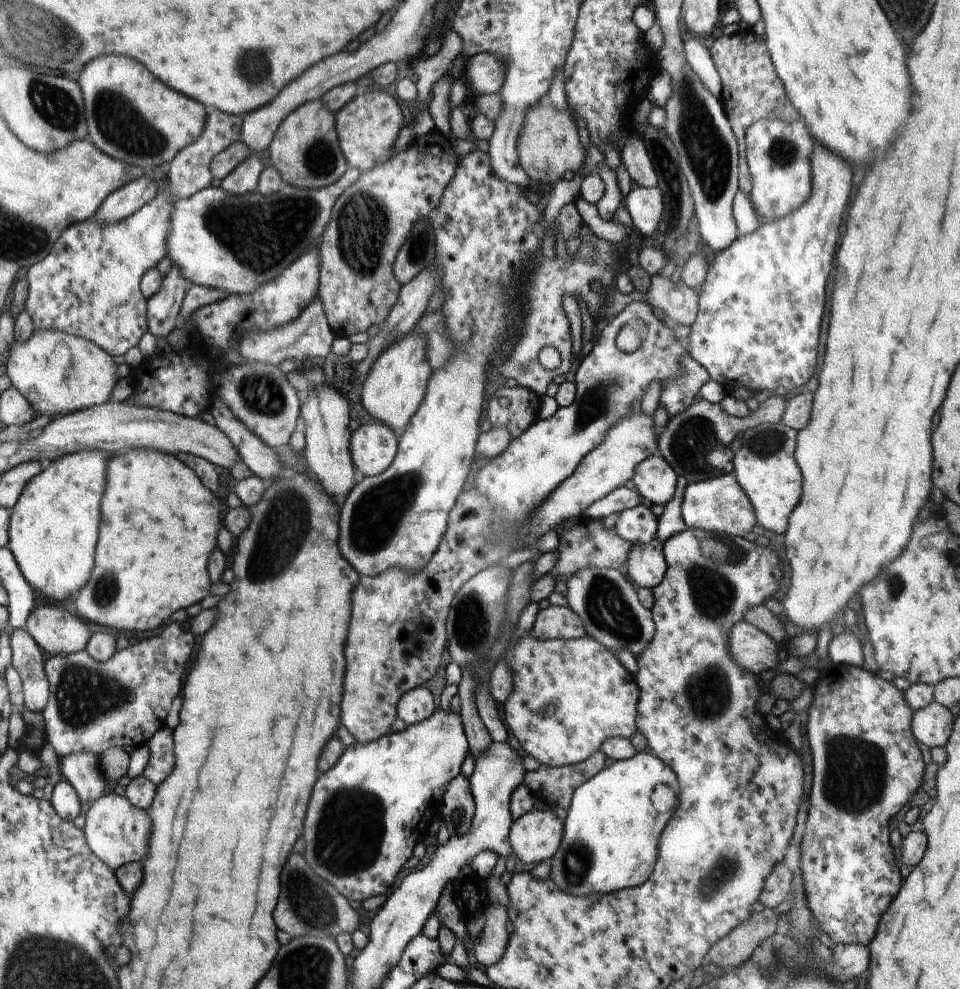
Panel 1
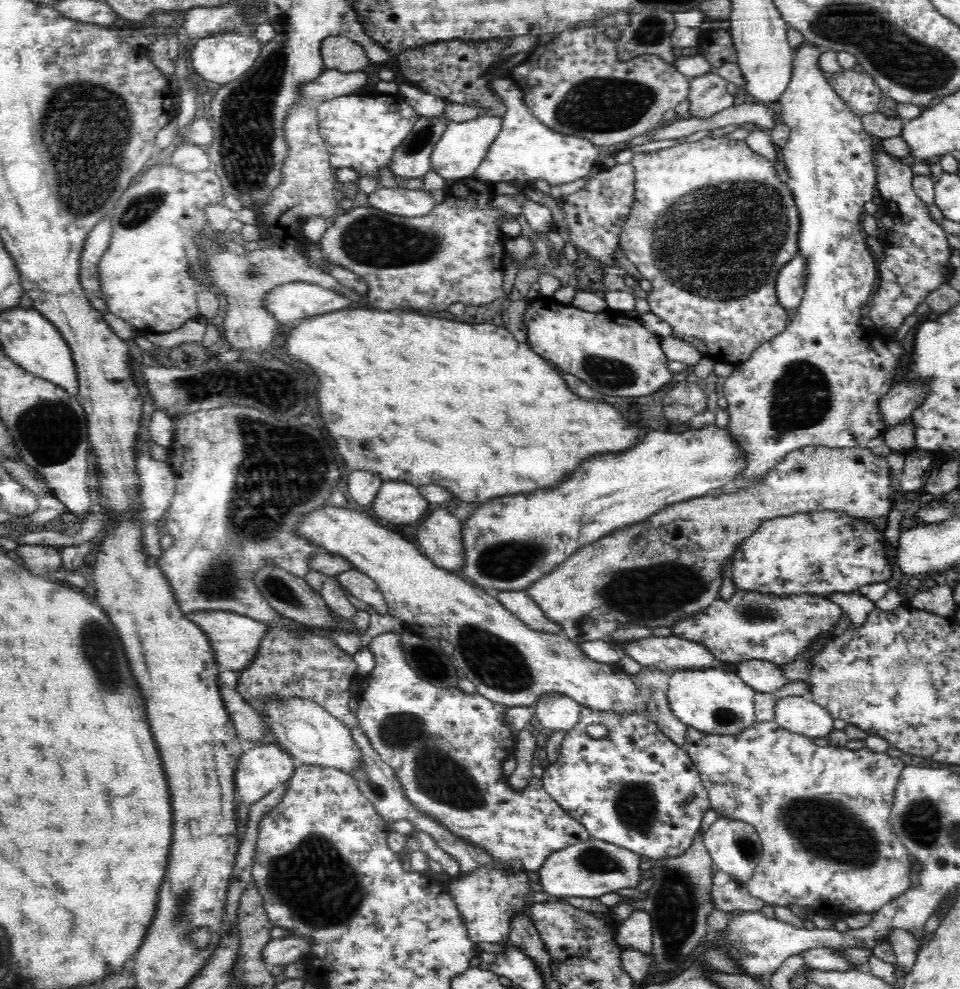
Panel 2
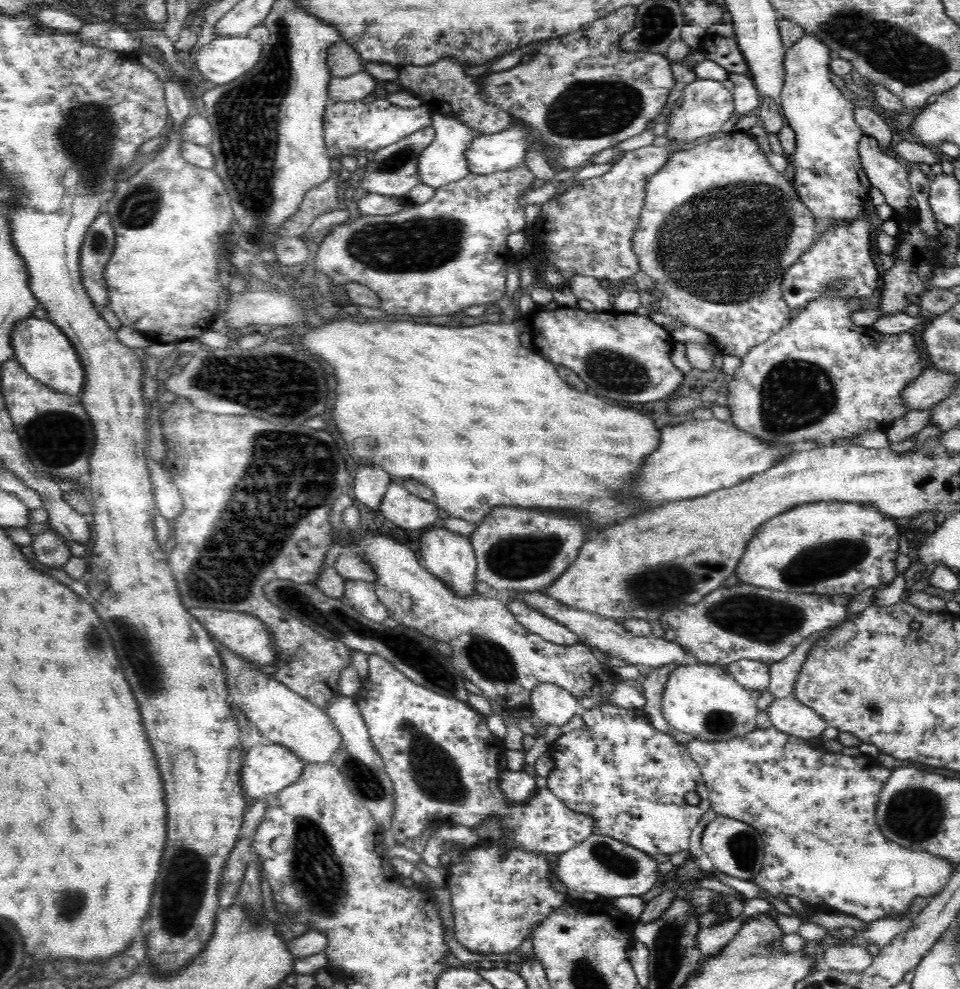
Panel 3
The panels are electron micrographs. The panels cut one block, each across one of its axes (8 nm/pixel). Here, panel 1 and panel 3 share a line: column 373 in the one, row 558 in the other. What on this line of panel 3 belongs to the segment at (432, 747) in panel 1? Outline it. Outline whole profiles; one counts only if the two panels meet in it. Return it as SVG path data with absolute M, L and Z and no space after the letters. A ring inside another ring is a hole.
M828 500L798 505L760 526L754 538L748 542L735 573L739 582L772 590L796 594L856 596L868 587L878 587L894 580L897 575L896 559L899 556L898 538L901 530L894 517L885 516L871 504Z

